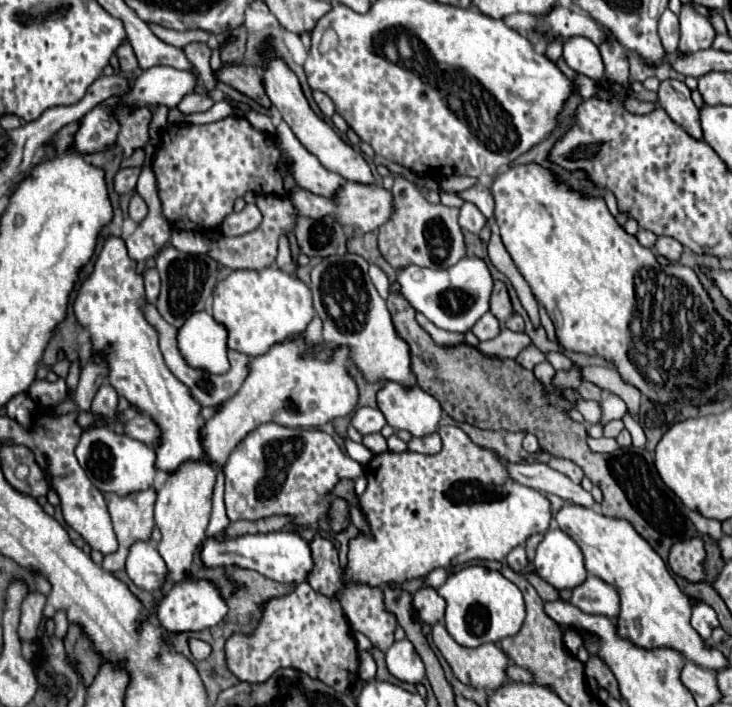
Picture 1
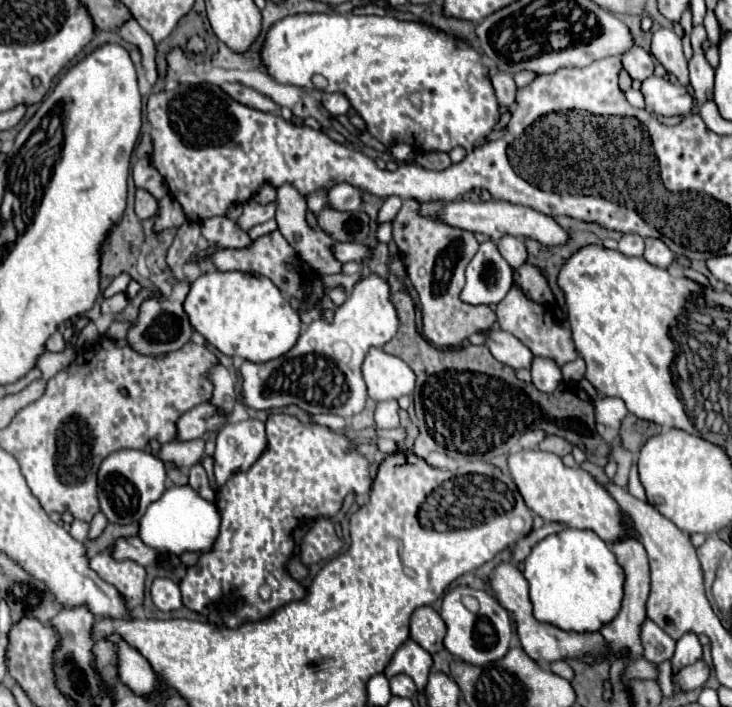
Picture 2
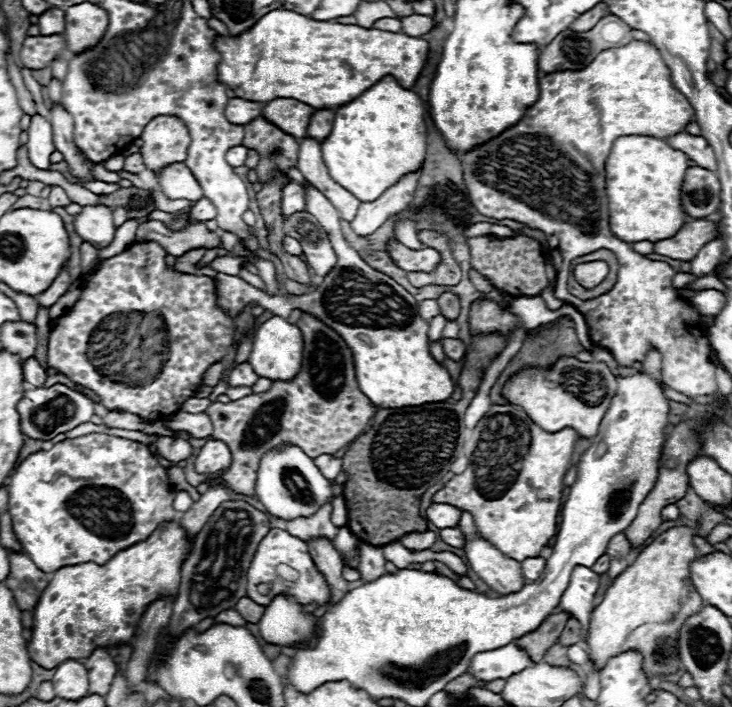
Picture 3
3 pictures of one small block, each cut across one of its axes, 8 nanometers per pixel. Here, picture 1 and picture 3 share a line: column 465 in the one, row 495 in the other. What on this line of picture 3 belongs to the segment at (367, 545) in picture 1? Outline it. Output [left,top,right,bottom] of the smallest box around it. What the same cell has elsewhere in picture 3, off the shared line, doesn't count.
[432,406,578,562]

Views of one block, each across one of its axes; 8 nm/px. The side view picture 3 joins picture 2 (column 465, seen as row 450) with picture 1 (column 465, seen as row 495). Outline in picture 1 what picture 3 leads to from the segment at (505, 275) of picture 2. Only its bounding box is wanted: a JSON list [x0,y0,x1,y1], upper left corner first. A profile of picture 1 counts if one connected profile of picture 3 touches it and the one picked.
[398,256,494,332]

